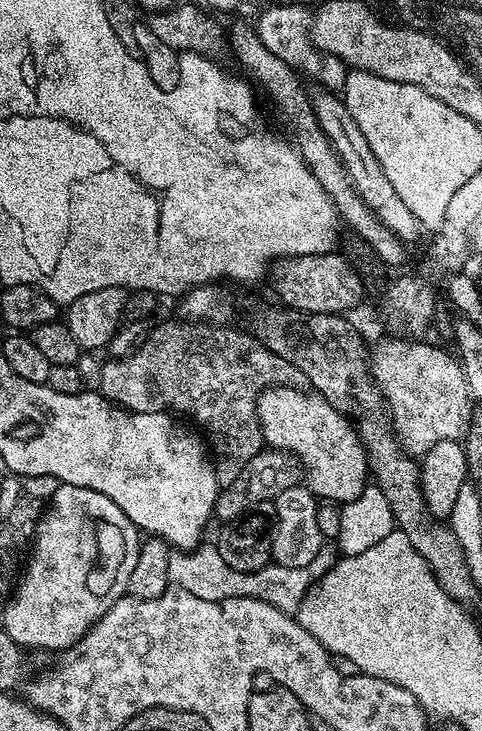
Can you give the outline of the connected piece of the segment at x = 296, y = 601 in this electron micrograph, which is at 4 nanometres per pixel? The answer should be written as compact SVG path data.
M204 542L192 551L173 551L168 579L175 587L186 590L190 594L198 594L198 598L221 602L226 598L258 598L262 602L270 602L270 606L278 610L294 614L300 609L302 598L306 598L312 585L321 580L336 565L337 559L337 549L326 546L318 550L318 555L314 557L314 562L310 562L310 566L282 566L270 562L257 572L243 572L230 566L230 562L226 562L224 553L219 547L212 545L211 548L207 542Z

